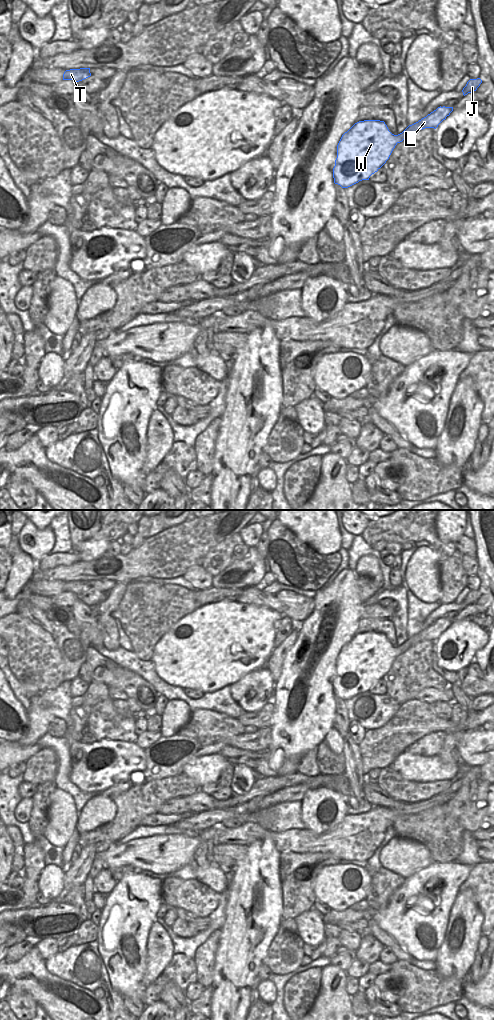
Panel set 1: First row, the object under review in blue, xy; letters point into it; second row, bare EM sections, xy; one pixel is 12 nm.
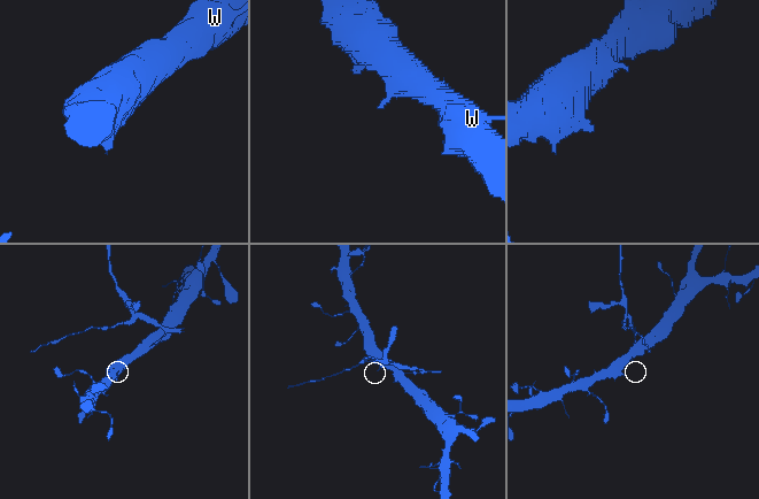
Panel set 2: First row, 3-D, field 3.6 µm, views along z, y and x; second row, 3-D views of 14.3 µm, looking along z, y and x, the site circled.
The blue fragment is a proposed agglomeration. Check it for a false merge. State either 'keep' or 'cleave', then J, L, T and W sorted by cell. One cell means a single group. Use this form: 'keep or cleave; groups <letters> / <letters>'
cleave; groups J L T / W

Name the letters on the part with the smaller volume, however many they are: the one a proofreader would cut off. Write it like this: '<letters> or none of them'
J, L, T

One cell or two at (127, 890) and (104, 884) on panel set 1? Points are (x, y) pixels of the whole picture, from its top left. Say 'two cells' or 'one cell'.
two cells

